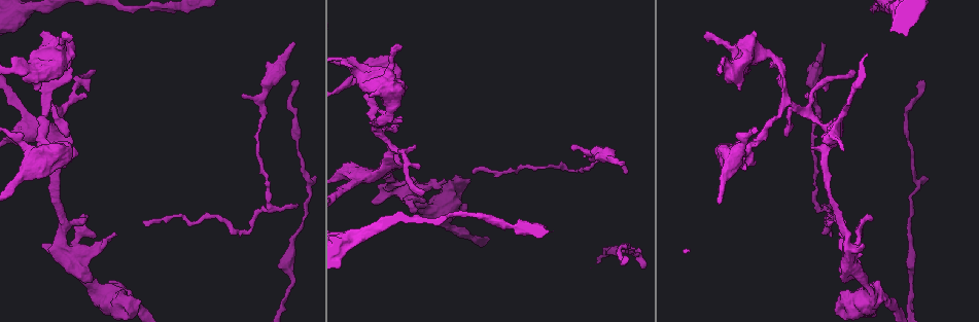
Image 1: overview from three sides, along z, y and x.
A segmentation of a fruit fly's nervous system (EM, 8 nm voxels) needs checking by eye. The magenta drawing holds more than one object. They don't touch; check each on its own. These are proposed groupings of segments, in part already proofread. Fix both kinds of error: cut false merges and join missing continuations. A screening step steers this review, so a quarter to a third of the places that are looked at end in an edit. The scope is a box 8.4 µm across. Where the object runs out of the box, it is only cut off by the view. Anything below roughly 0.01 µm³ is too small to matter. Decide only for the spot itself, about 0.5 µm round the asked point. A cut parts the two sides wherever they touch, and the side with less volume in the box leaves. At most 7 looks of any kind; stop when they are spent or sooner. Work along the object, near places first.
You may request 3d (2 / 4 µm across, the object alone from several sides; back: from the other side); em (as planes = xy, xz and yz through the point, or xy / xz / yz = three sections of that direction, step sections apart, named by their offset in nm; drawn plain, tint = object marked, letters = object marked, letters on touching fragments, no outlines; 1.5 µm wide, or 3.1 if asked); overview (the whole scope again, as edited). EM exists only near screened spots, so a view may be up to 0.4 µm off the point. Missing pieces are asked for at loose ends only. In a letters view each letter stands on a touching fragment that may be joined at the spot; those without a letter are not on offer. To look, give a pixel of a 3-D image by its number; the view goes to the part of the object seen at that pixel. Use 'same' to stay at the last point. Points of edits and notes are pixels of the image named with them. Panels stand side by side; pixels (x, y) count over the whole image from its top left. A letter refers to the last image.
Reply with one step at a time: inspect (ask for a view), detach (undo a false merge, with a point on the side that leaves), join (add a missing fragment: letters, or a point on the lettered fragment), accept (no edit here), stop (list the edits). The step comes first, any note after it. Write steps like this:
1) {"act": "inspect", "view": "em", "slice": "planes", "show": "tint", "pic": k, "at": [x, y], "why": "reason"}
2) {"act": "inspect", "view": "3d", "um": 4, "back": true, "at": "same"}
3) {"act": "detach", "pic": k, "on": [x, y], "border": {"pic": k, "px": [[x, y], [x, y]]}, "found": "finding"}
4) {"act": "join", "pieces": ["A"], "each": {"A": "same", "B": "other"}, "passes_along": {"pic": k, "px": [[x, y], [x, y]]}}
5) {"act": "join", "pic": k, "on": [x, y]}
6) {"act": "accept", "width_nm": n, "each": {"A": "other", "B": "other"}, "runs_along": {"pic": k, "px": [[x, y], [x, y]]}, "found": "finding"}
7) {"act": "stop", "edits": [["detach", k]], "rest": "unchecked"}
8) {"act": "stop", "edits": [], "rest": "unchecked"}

{"act": "inspect", "view": "em", "slice": "planes", "show": "letters", "pic": 1, "at": [243, 229]}

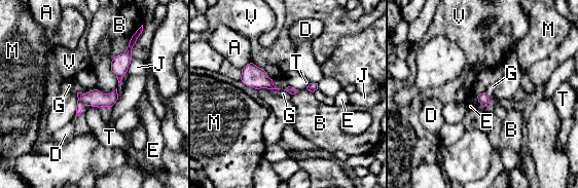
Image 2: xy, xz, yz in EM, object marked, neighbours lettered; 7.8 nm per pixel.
{"act": "accept", "each": {"A": "other", "B": "other", "D": "other", "E": "other", "G": "other", "J": "other", "M": "other", "T": "other", "V": "other"}, "border": {"pic": 2, "px": [[89, 90], [76, 92]]}, "found": "continuous, no second cell"}

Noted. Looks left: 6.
{"act": "inspect", "view": "3d", "um": 2, "pic": 1, "at": [922, 79], "why": "tapers out"}

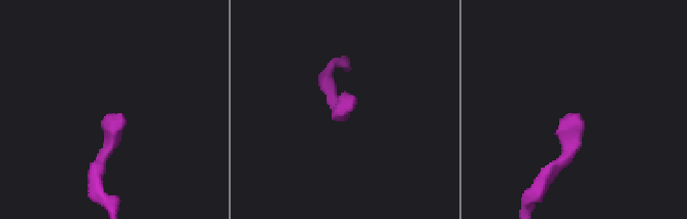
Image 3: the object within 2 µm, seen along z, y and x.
{"act": "inspect", "view": "em", "slice": "xz", "step": 8, "show": "letters", "pic": 3, "at": [123, 117], "why": "shape alone is not enough"}

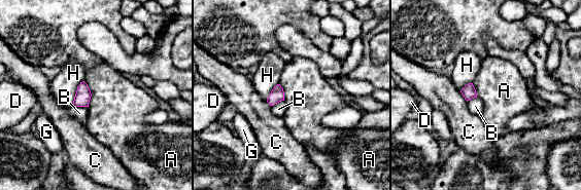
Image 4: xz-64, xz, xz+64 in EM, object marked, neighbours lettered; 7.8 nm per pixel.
{"act": "join", "pieces": ["B"], "longest_contact_nm": ["A", 220], "each": {"A": "other", "B": "same", "C": "other", "D": "other", "G": "other", "H": "other"}, "found": "it goes on there"}

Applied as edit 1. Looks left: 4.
{"act": "inspect", "view": "overview"}

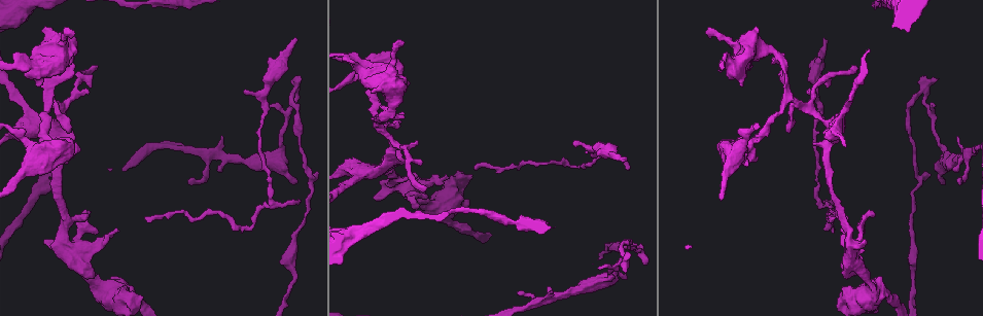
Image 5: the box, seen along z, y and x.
{"act": "inspect", "view": "em", "slice": "xy", "step": 4, "show": "letters", "pic": 5, "at": [625, 156], "why": "branch stops here"}

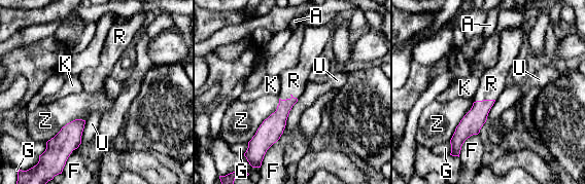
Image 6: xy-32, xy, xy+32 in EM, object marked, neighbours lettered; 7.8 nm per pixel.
{"act": "inspect", "view": "em", "slice": "planes", "show": "letters", "at": "same"}

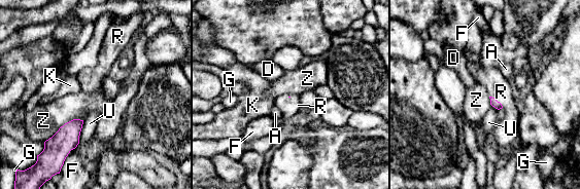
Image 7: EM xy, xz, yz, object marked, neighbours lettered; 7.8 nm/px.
{"act": "join", "pieces": ["R"], "each": {"A": "other", "D": "other", "F": "other", "G": "other", "K": "other", "R": "same", "U": "other", "Z": "other"}, "found": "the cell continues"}

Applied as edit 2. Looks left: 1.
{"act": "stop", "edits": [["join", 4], ["join", 7]], "rest": "unchecked"}

